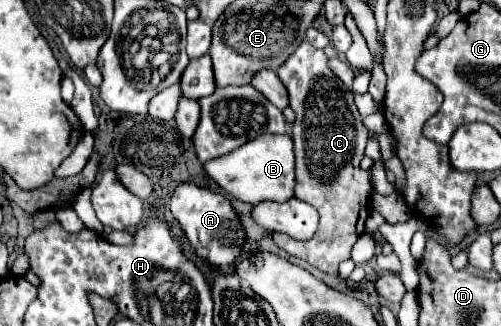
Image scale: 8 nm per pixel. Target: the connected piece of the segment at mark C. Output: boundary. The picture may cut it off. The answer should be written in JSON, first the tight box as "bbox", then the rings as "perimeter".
{"bbox":[272,43,369,273],"perimeter":[[[309,43],[301,47],[277,69],[279,79],[289,91],[289,105],[297,113],[293,125],[297,185],[295,197],[311,203],[319,211],[319,229],[308,241],[298,241],[288,235],[272,232],[278,247],[293,257],[299,257],[325,273],[337,273],[337,265],[351,257],[351,247],[363,231],[369,217],[369,173],[359,167],[367,145],[361,115],[353,103],[349,89],[329,71],[327,55]]]}

